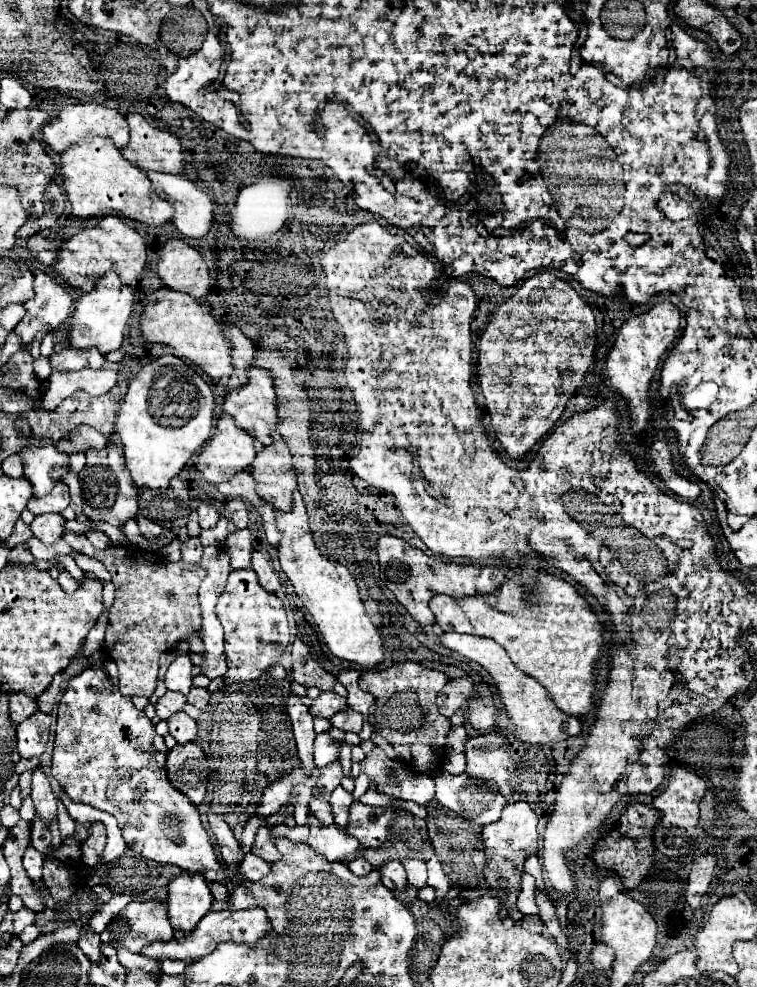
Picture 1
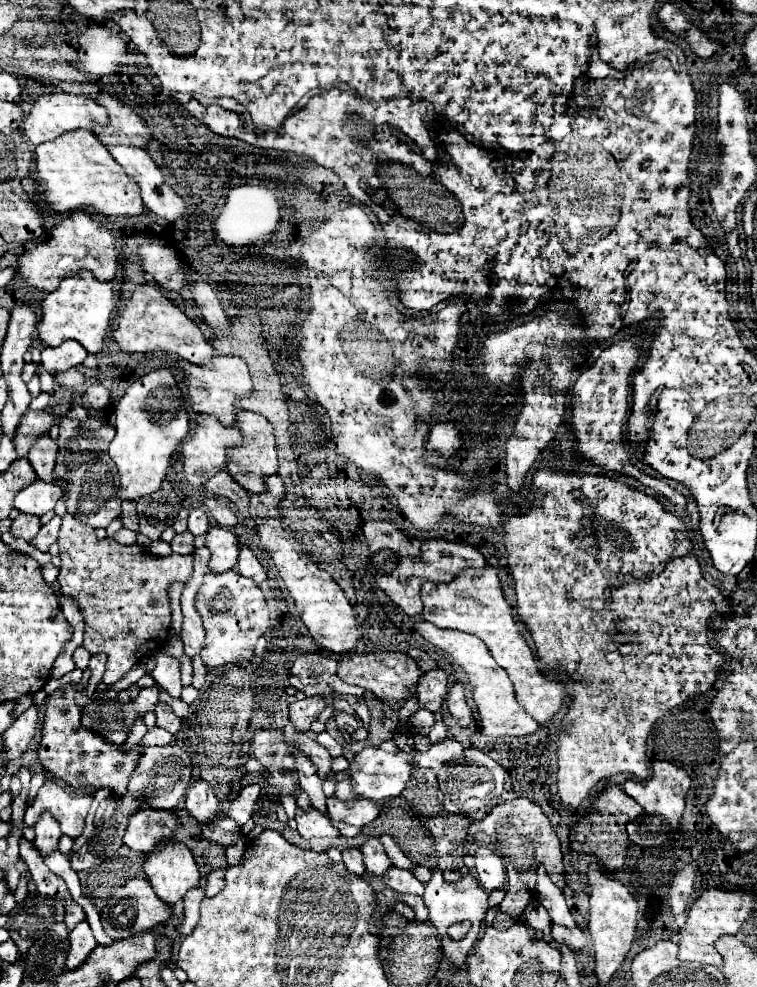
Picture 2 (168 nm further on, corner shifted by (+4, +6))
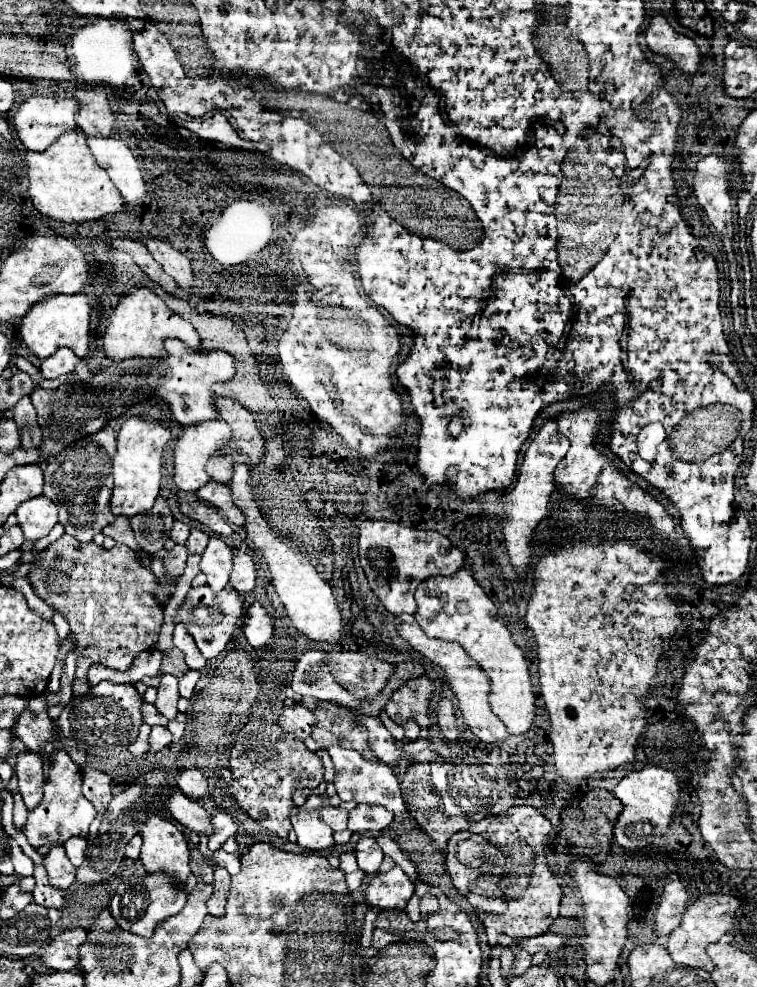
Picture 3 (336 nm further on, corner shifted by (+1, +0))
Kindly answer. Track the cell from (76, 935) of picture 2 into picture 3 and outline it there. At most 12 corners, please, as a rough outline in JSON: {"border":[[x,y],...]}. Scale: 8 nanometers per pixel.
{"border":[[88,932],[58,934],[42,954],[52,970],[74,970]]}

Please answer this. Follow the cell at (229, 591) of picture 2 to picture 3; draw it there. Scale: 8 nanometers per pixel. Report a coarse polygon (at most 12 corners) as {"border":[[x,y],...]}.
{"border":[[192,588],[178,622],[206,660],[218,658],[244,622],[232,588]]}

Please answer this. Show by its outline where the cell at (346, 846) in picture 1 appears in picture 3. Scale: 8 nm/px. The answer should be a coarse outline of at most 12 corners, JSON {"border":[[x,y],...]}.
{"border":[[294,806],[290,820],[302,848],[334,846],[316,810]]}

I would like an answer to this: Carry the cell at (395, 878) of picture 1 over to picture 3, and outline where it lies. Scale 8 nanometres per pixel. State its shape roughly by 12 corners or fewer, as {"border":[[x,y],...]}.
{"border":[[360,838],[358,866],[378,874],[382,850],[374,838]]}

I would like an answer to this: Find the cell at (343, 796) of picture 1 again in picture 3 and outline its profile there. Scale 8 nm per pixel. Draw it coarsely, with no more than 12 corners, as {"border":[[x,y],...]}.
{"border":[[358,804],[348,816],[350,832],[384,830],[392,812]]}

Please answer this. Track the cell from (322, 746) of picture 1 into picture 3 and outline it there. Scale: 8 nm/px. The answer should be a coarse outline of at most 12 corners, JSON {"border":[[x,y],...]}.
{"border":[[330,746],[342,800],[406,808],[400,780],[380,760]]}

